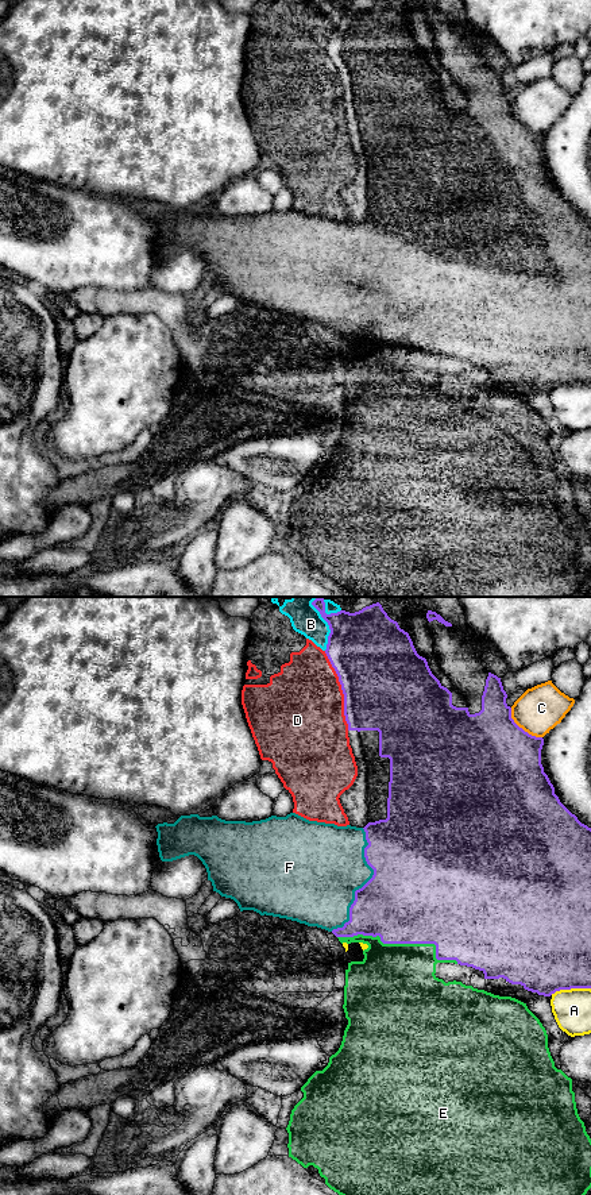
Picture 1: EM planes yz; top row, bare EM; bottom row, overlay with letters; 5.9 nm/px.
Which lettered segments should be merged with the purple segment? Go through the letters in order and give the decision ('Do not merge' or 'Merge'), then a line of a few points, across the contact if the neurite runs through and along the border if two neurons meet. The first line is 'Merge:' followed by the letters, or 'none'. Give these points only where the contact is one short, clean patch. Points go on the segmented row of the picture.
Merge: F
A: Do not merge
B: Do not merge
C: Do not merge
D: Do not merge
E: Do not merge
F: Merge

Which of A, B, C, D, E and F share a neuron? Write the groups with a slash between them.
A / B D E / C / F

